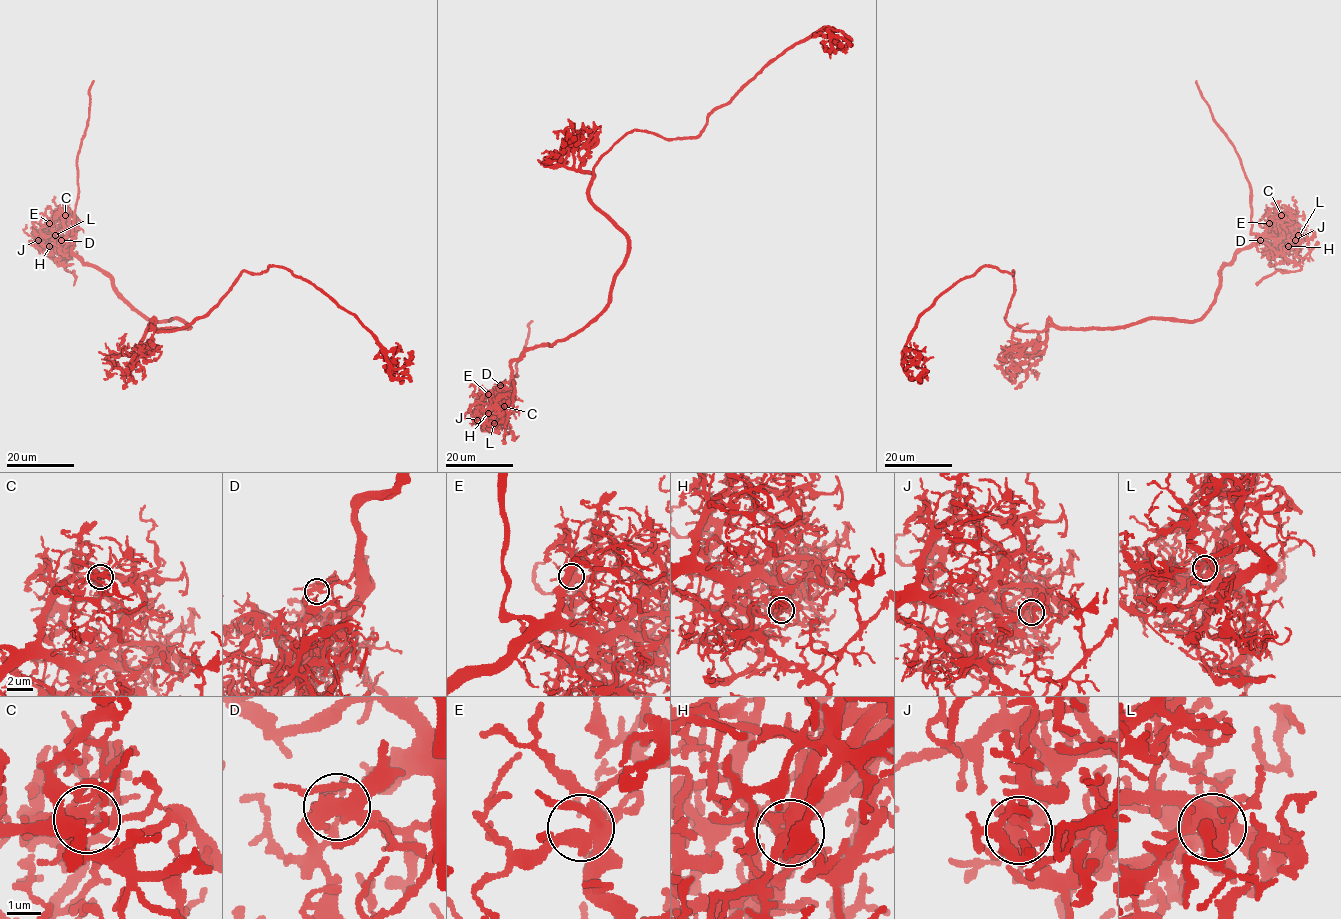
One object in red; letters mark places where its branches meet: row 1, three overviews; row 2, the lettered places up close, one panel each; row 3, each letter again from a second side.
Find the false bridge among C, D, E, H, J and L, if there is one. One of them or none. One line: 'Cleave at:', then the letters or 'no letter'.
Cleave at: D

